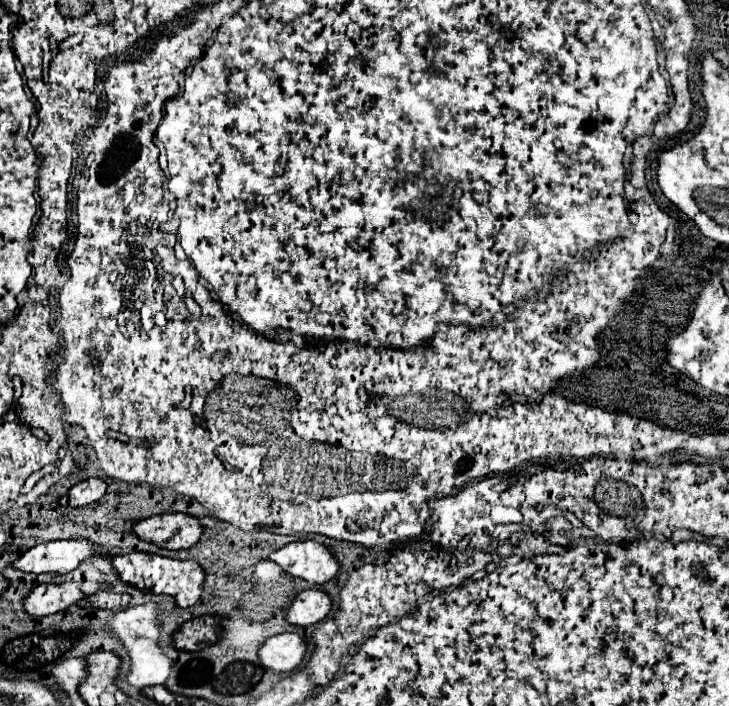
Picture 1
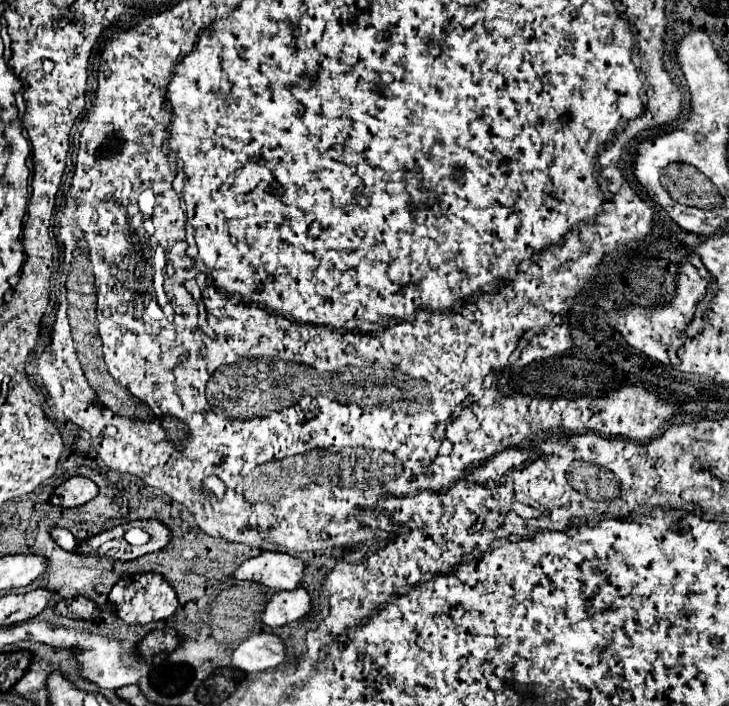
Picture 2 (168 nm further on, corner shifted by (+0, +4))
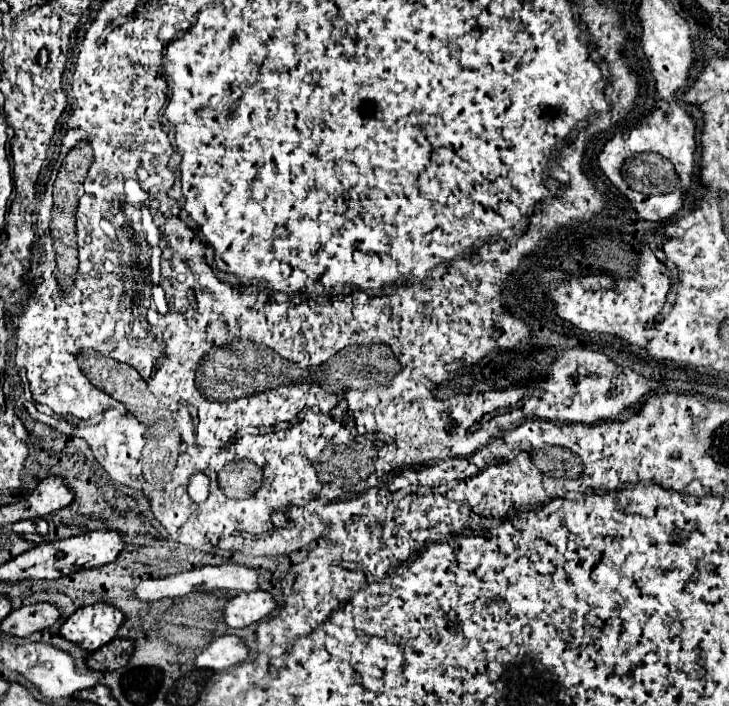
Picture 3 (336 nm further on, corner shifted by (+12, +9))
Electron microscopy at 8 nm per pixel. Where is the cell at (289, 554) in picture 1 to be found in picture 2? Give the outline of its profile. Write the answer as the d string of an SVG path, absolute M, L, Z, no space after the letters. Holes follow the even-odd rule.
M264 551L258 557L244 561L230 577L240 581L256 581L272 591L296 589L302 579L304 563L286 553Z

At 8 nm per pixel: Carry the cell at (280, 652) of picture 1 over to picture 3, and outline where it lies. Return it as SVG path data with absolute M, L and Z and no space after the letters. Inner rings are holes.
M220 636L208 644L208 648L202 650L202 654L196 658L198 668L210 668L210 670L226 670L230 666L242 664L248 658L248 646L238 636Z

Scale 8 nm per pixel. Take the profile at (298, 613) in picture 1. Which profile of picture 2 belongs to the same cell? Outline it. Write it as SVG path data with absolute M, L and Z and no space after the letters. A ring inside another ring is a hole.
M304 589L274 593L262 613L262 623L268 627L282 627L302 619L310 611L310 597Z

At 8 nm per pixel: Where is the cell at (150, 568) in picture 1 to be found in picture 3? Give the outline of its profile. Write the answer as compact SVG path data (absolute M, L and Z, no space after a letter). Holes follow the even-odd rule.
M100 600L92 606L84 606L76 610L60 628L60 634L66 640L78 642L82 648L94 652L100 646L108 644L112 638L116 638L118 628L126 622L126 614L108 604L106 600Z

